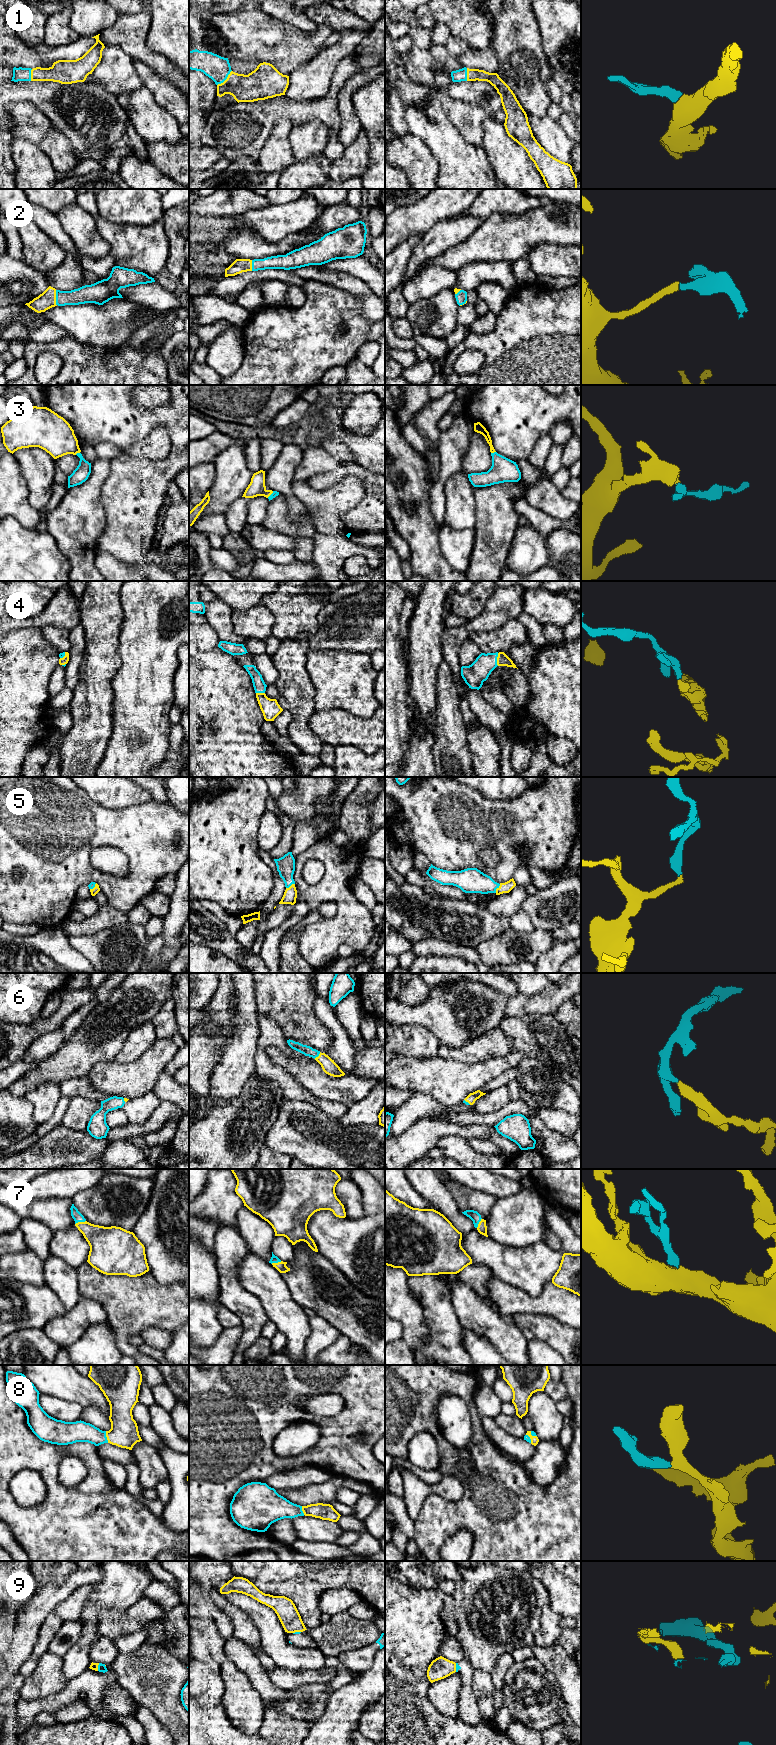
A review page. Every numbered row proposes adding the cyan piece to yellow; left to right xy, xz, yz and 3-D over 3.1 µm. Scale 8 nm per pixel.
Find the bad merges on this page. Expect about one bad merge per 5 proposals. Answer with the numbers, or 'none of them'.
9

